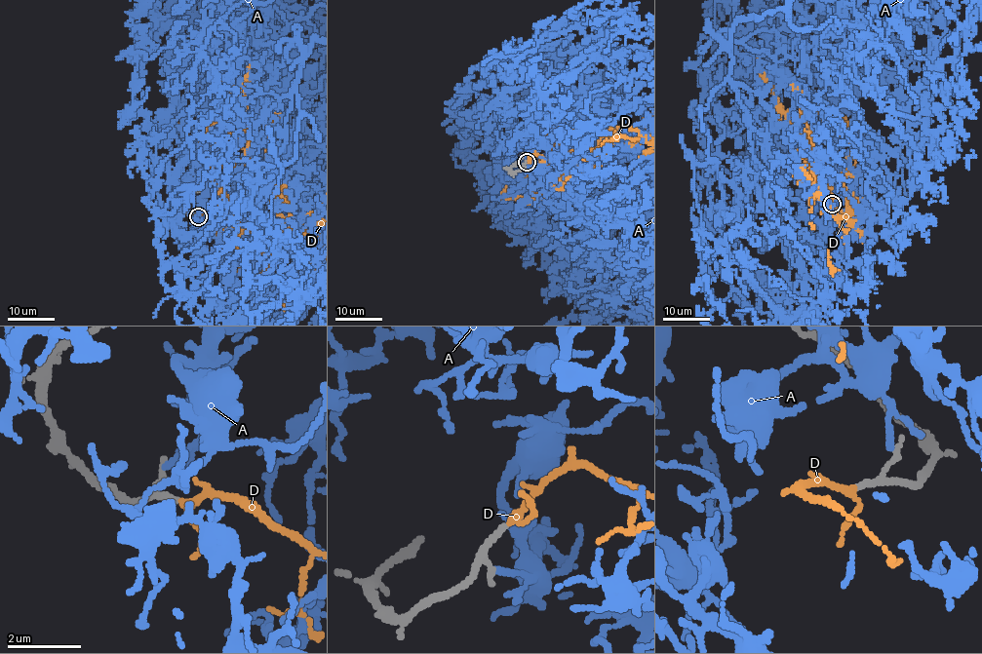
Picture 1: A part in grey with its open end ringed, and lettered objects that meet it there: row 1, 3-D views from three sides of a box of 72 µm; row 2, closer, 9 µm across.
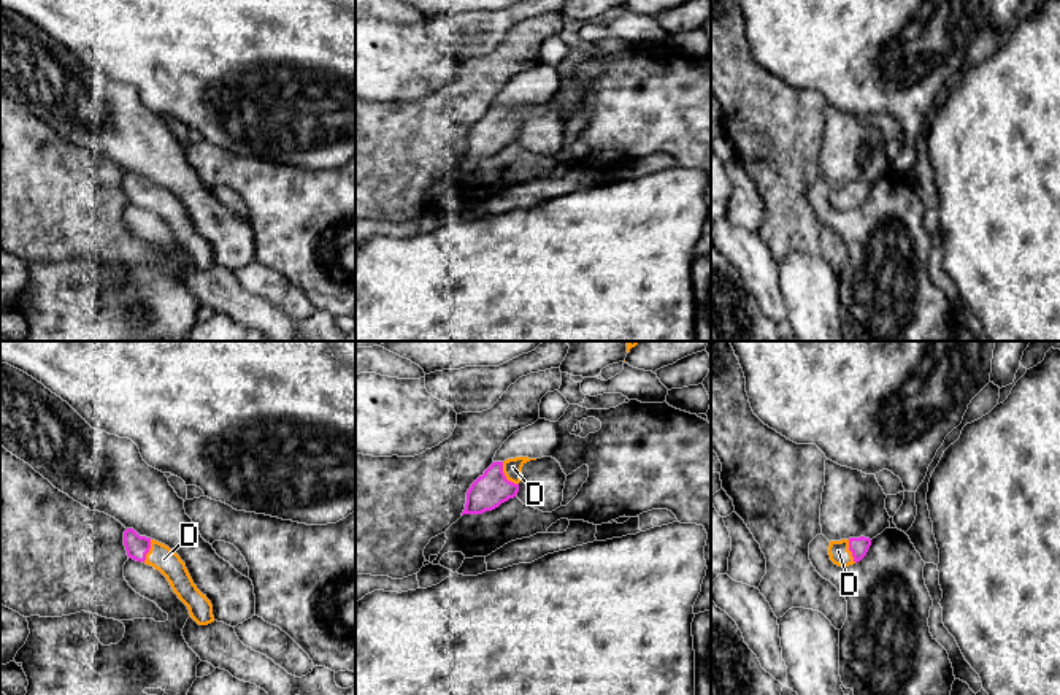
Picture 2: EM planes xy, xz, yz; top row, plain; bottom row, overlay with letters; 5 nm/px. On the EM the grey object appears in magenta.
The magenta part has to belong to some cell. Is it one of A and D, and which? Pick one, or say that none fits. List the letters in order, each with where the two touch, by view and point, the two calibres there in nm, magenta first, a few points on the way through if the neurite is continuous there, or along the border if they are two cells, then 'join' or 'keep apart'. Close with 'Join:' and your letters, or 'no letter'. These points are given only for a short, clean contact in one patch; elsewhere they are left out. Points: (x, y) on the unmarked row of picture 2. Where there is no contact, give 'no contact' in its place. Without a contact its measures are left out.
A: no contact; keep apart
D: meets magenta in xz at (505, 121); 180 nm thick on the magenta side, 100 nm on the other; runs through xz (489, 135), (505, 121), (513, 111); join
Join: D

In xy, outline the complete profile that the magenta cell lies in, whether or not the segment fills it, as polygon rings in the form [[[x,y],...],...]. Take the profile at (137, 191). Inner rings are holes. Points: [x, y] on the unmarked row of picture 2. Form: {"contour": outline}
{"contour": [[[133,173],[124,176],[124,190],[129,203],[151,209],[167,222],[198,270],[214,267],[211,246],[197,233],[186,208],[173,194],[156,184],[140,181]]]}

